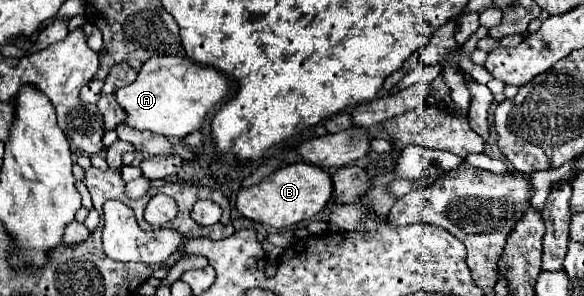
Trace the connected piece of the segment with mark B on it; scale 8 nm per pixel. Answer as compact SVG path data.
M297 161L277 169L259 185L241 189L235 205L237 205L237 211L251 221L271 225L275 229L285 229L299 221L315 217L327 205L331 195L333 195L333 183L329 173L317 165Z

